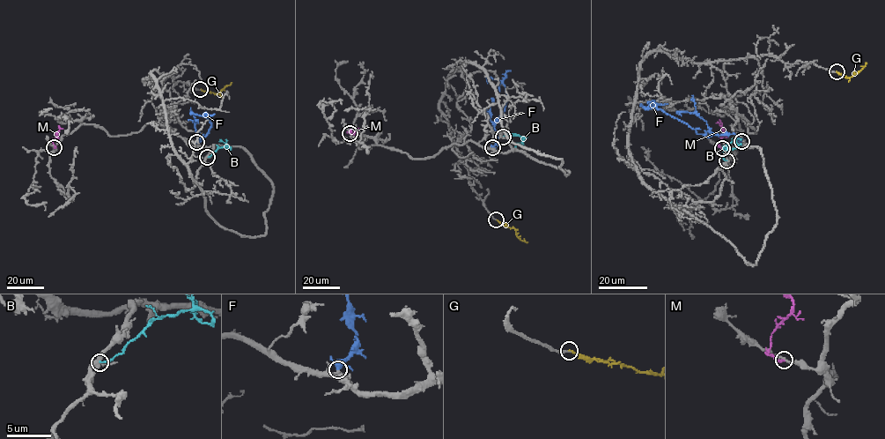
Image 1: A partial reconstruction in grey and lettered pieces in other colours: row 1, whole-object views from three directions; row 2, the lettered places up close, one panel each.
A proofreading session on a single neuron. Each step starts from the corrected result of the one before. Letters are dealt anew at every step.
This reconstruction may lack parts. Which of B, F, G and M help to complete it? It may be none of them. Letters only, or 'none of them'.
G

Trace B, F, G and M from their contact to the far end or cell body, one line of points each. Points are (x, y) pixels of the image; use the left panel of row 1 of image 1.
B: (207, 157), (218, 148), (229, 146), (230, 148), (219, 141)
F: (196, 142), (198, 137), (204, 137), (211, 123), (209, 118), (192, 110)
G: (200, 90), (219, 94), (232, 82)
M: (54, 147), (52, 141), (57, 137), (60, 128), (63, 128)

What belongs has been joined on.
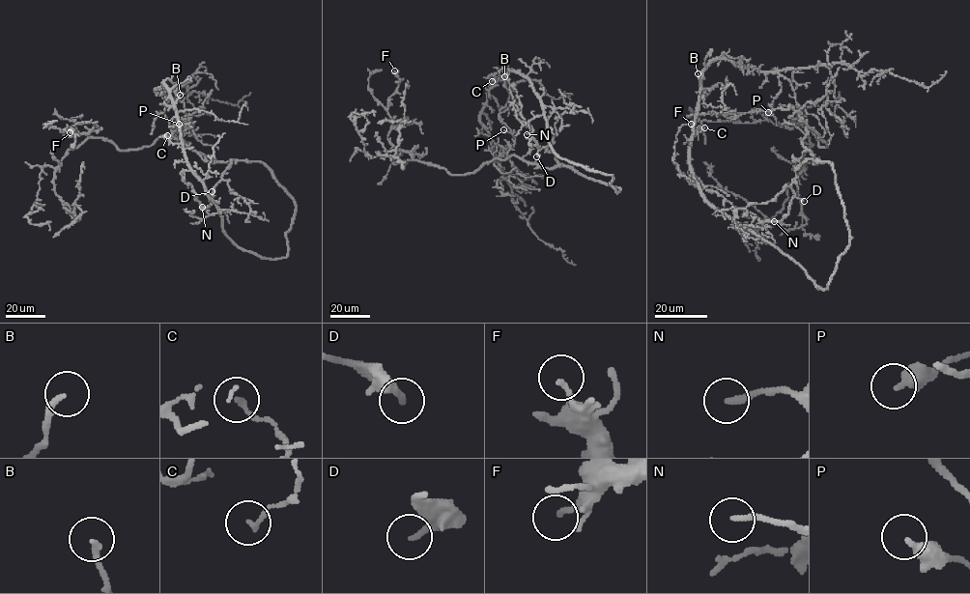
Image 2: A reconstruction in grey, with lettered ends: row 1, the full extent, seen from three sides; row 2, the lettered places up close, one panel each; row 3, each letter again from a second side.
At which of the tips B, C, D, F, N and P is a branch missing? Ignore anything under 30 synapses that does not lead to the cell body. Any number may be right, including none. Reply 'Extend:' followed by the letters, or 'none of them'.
Extend: D

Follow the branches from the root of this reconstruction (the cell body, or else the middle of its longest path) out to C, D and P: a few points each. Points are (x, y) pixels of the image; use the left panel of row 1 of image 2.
C: (288, 253), (265, 259), (239, 247), (224, 232), (218, 209), (184, 147), (167, 135)
D: (288, 253), (286, 233), (292, 223), (295, 200), (263, 163), (232, 159), (212, 191)
P: (288, 253), (295, 200), (273, 173), (258, 161), (205, 156), (172, 136), (177, 125), (190, 121), (179, 124)

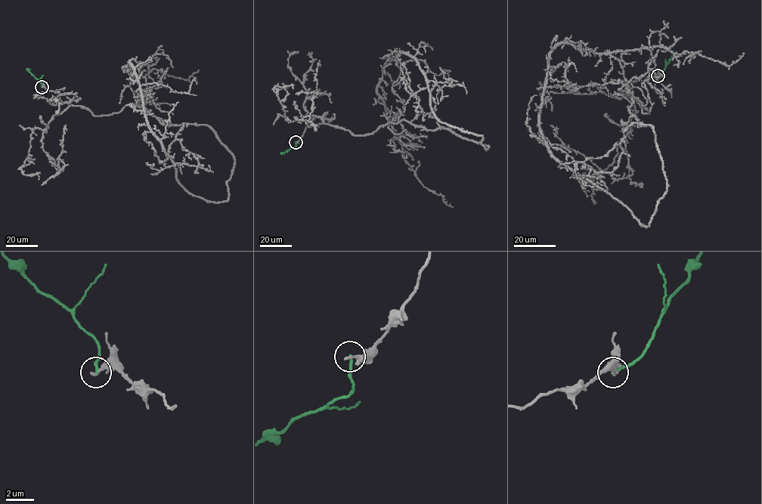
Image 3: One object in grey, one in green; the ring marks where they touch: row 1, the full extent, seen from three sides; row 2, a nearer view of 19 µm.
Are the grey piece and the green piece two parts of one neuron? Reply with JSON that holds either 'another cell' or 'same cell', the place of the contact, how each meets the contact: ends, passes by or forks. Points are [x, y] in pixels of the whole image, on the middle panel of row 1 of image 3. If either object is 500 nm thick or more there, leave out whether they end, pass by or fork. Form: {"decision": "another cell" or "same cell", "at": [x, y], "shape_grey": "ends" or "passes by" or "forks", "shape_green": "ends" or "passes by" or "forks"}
{"decision": "another cell", "at": [295, 142], "shape_grey": "ends", "shape_green": "ends"}

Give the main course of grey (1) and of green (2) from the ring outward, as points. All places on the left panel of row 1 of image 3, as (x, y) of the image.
1: (41, 87), (94, 115), (134, 104), (206, 125), (233, 156), (227, 201), (182, 186), (122, 68), (199, 69)
2: (41, 87), (41, 83), (26, 68)

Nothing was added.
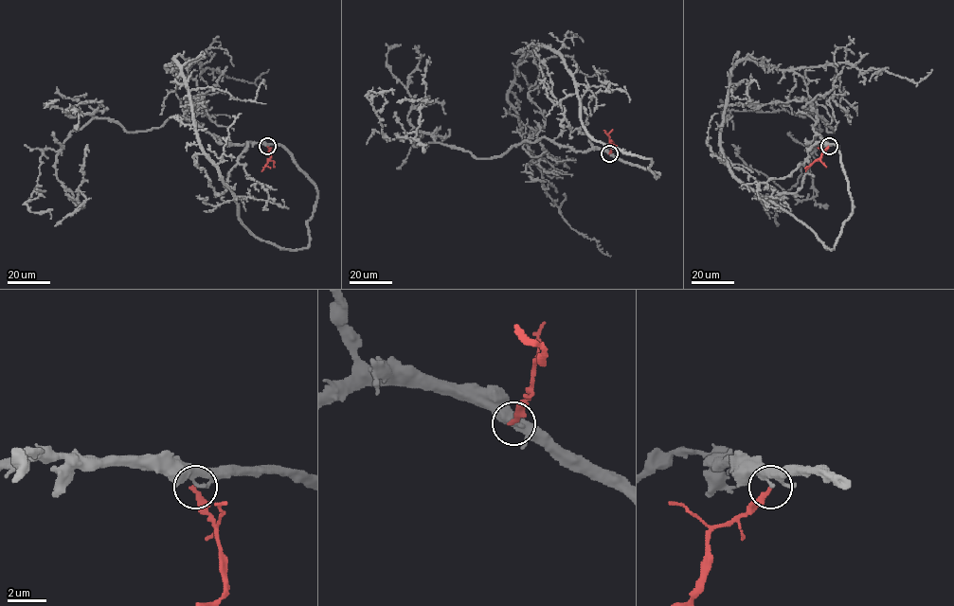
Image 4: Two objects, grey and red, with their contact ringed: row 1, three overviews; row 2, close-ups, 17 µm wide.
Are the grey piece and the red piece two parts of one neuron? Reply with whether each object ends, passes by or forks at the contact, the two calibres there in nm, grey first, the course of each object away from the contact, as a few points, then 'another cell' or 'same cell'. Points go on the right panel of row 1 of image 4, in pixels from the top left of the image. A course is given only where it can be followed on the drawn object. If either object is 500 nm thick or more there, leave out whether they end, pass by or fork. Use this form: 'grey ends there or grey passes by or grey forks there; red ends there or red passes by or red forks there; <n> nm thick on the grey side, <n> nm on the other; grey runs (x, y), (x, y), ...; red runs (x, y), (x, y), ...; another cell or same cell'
grey passes by; red ends there; 320 nm thick on the grey side, 260 nm on the other; grey runs (829, 145), (853, 203), (832, 249), (730, 169), (721, 132), (732, 68), (848, 63), (917, 83), (931, 69); red runs (829, 146), (806, 171); another cell

